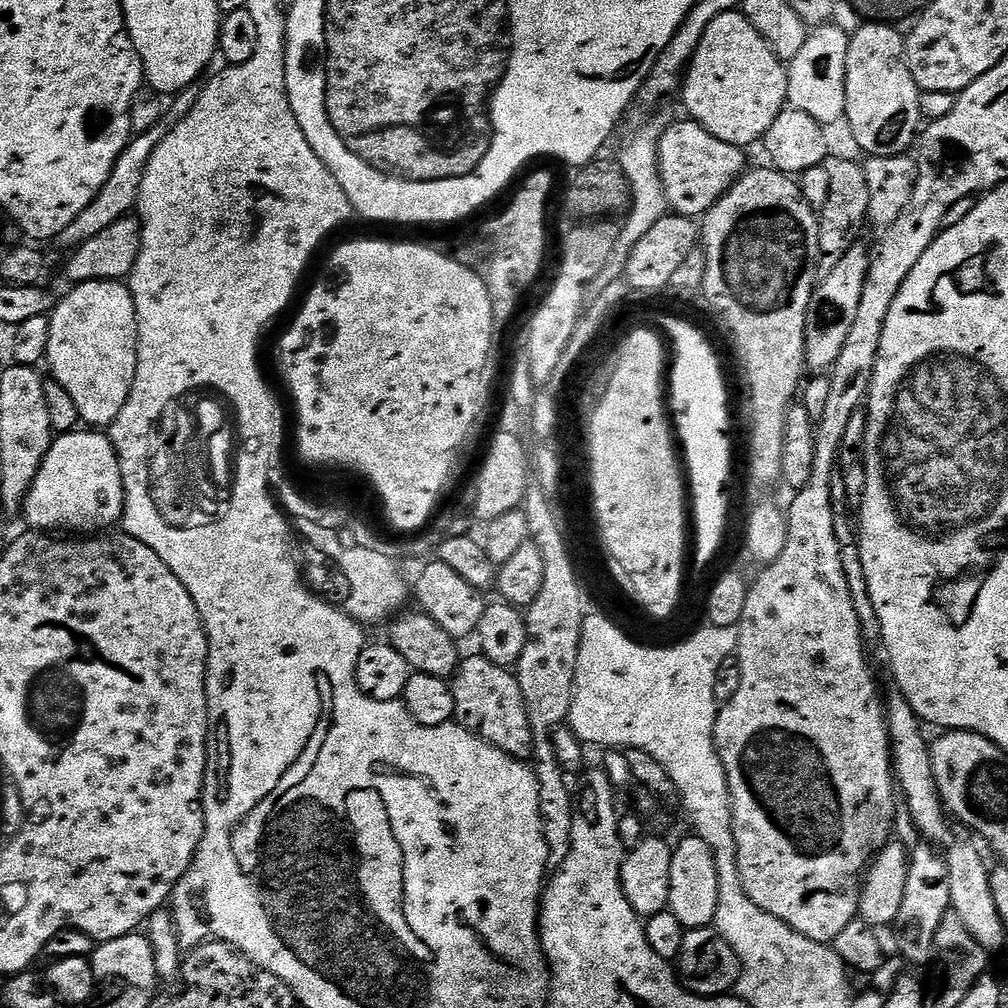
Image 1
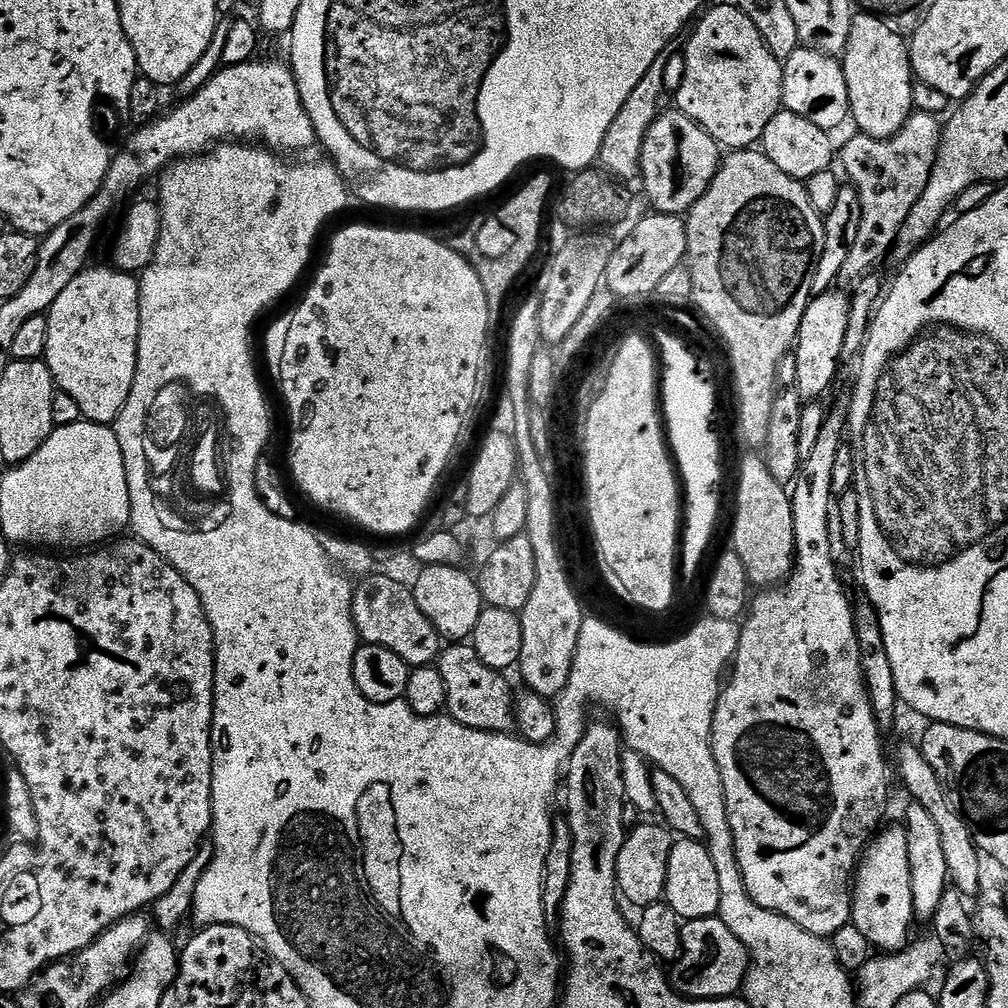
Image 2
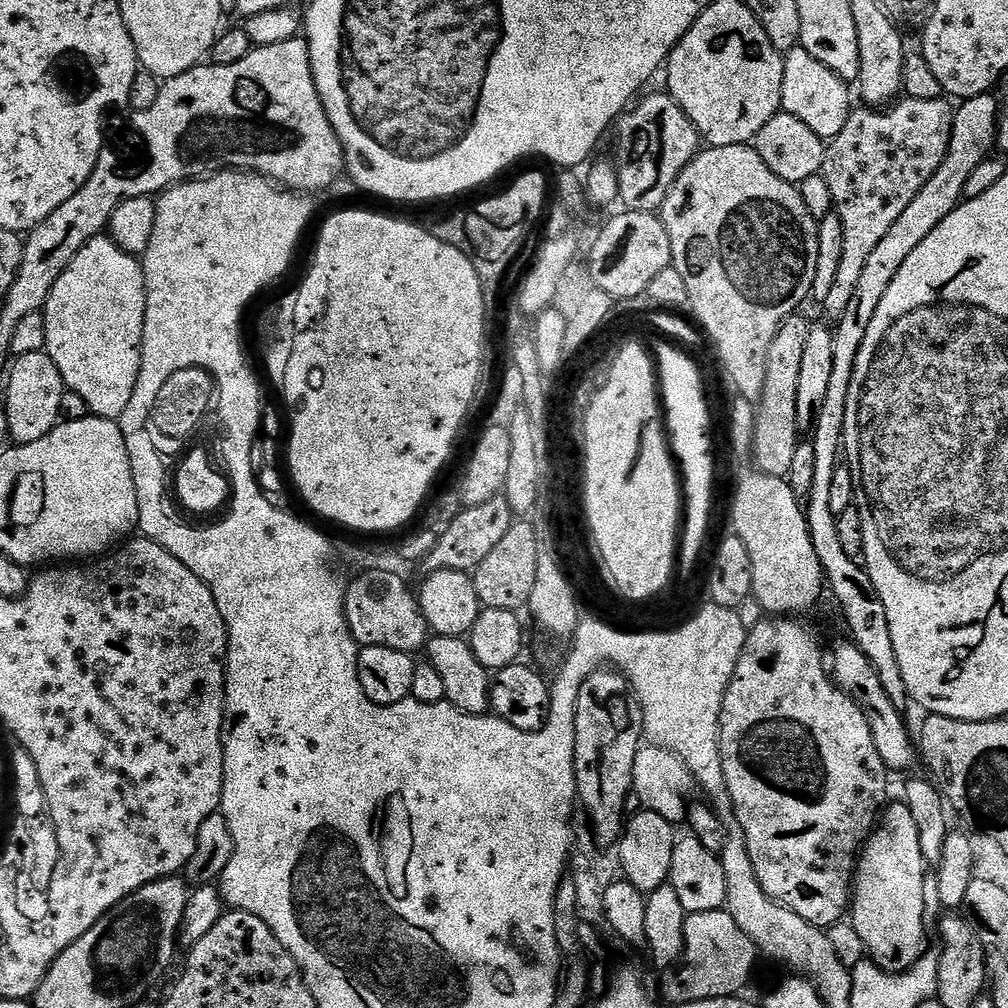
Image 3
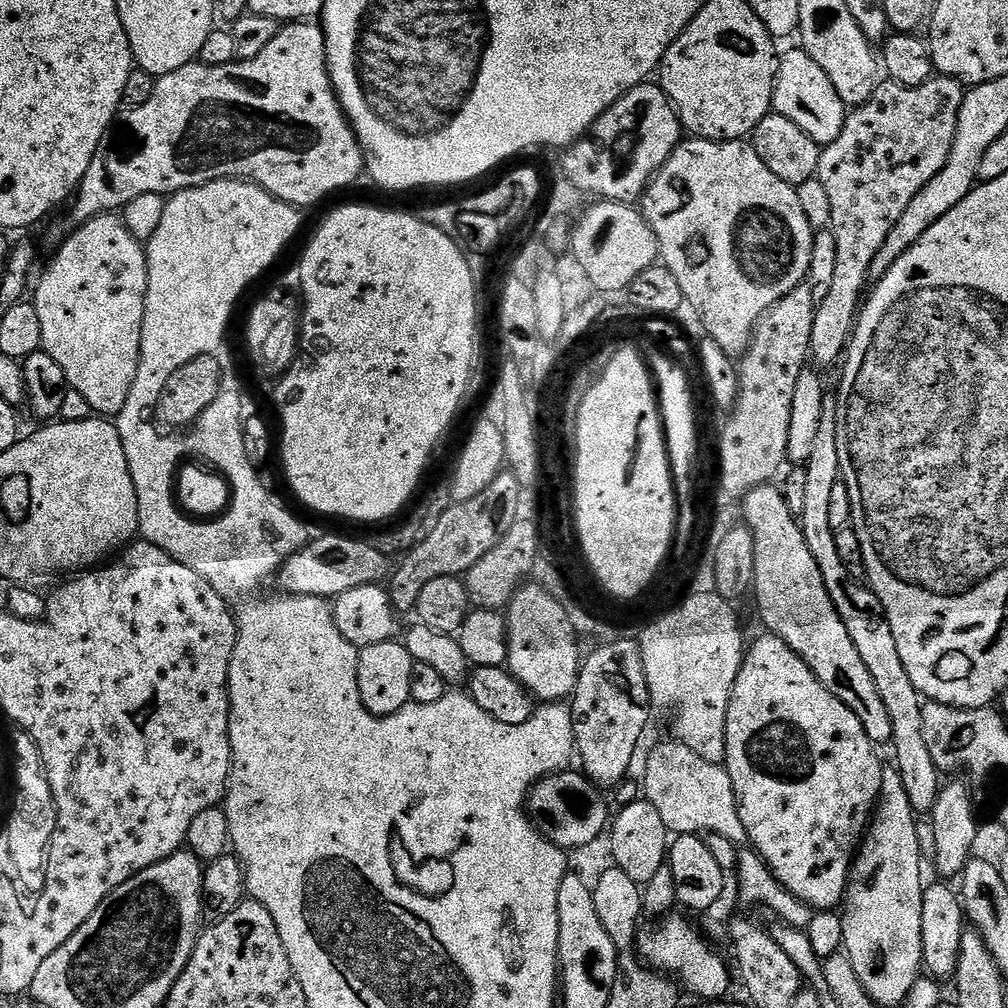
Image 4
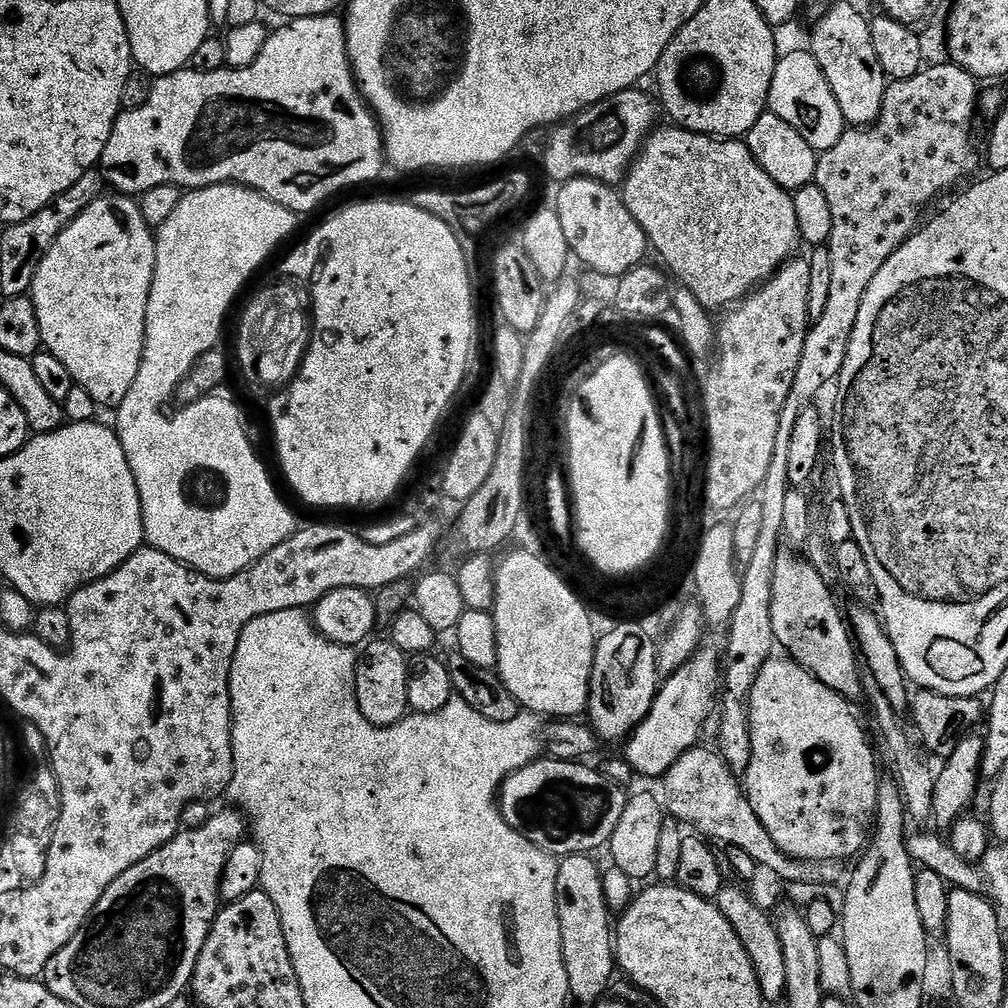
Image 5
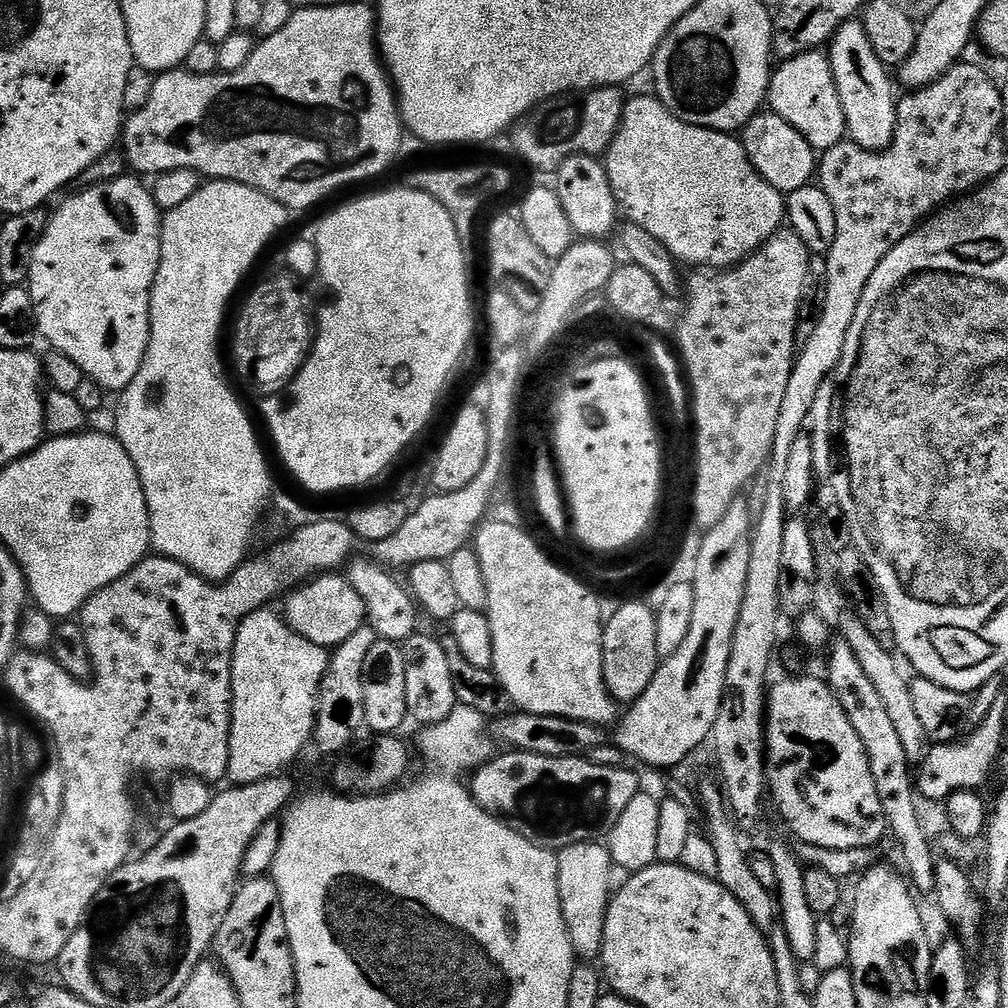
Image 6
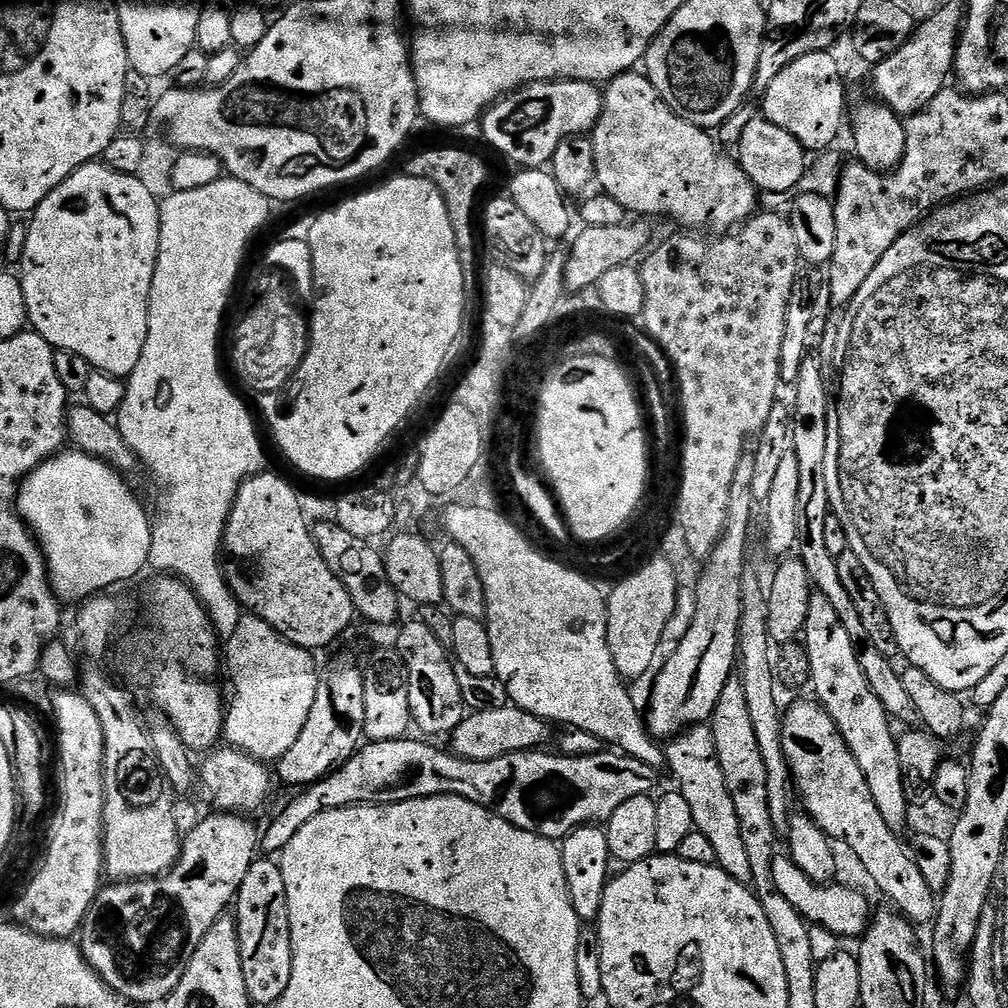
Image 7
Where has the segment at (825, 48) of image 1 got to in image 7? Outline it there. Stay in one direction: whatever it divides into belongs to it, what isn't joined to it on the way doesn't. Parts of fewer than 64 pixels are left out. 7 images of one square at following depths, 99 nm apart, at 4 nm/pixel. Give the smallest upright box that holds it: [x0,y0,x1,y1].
[762,51,845,154]

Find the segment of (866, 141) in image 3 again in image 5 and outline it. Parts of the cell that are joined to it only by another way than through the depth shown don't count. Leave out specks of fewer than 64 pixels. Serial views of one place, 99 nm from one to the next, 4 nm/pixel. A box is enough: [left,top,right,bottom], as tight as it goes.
[718,62,982,774]

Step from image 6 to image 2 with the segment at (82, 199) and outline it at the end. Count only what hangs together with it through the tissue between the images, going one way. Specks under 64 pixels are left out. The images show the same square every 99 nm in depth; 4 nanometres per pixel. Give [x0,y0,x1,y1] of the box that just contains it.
[44,266,140,425]

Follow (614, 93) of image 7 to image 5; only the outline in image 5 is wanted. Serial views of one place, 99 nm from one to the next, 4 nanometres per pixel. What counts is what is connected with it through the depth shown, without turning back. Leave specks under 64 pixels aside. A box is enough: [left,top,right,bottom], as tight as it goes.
[622,126,802,310]

